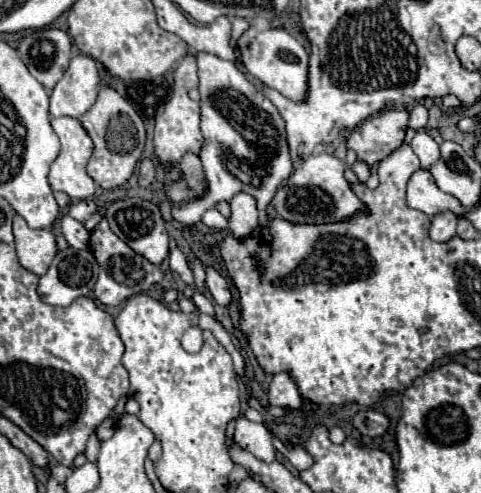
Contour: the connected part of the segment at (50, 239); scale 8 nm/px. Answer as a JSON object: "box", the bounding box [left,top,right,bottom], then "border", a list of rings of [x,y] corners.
{"box":[13,214,57,276],"border":[[[15,214],[13,220],[13,234],[15,234],[15,250],[21,266],[37,276],[43,276],[53,256],[57,254],[55,236],[49,230],[29,228],[19,214]]]}

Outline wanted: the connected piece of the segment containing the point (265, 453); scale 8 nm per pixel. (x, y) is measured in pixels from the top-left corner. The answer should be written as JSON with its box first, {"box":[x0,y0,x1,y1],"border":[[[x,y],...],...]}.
{"box":[235,418,275,462],"border":[[[237,418],[235,440],[237,444],[241,444],[241,448],[249,450],[259,460],[263,462],[275,460],[275,448],[271,442],[271,434],[263,424],[255,424],[247,418]]]}

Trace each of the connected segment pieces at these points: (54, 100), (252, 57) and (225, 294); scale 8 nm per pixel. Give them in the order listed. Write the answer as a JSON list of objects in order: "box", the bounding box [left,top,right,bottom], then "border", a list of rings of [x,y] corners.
[{"box":[51,54,99,118],"border":[[[85,54],[75,56],[71,60],[67,72],[63,74],[63,78],[57,82],[57,86],[51,92],[51,116],[55,116],[55,118],[57,116],[79,118],[81,114],[85,114],[93,106],[97,92],[99,92],[99,72],[97,72],[95,60],[85,56]]]},{"box":[239,28,309,102],"border":[[[249,28],[239,38],[239,48],[243,54],[243,66],[255,78],[259,78],[265,86],[281,92],[285,98],[293,102],[303,102],[307,98],[307,70],[309,70],[309,54],[303,44],[285,30],[257,30]]]},{"box":[207,268,231,308],"border":[[[207,268],[207,288],[219,306],[225,308],[231,302],[229,282],[215,268]]]}]

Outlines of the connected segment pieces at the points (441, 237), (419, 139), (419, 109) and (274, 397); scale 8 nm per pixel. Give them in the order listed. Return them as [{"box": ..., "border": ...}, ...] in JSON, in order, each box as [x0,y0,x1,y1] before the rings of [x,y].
[{"box":[431,212,457,242],"border":[[[441,212],[441,216],[435,216],[431,220],[431,238],[435,242],[447,242],[455,236],[455,228],[457,228],[457,218],[451,212]]]},{"box":[411,130,439,168],"border":[[[423,130],[415,134],[415,138],[411,140],[411,148],[419,156],[423,168],[429,168],[429,164],[435,164],[439,160],[439,144]]]},{"box":[409,104,429,130],"border":[[[417,104],[417,106],[411,110],[409,126],[411,126],[411,128],[415,128],[415,130],[419,130],[419,128],[423,128],[423,126],[427,124],[427,118],[429,118],[429,114],[427,114],[427,108],[425,108],[423,104]]]},{"box":[269,372,301,408],"border":[[[287,372],[275,374],[269,382],[269,404],[281,406],[281,408],[299,408],[301,396],[293,382],[293,378]]]}]

